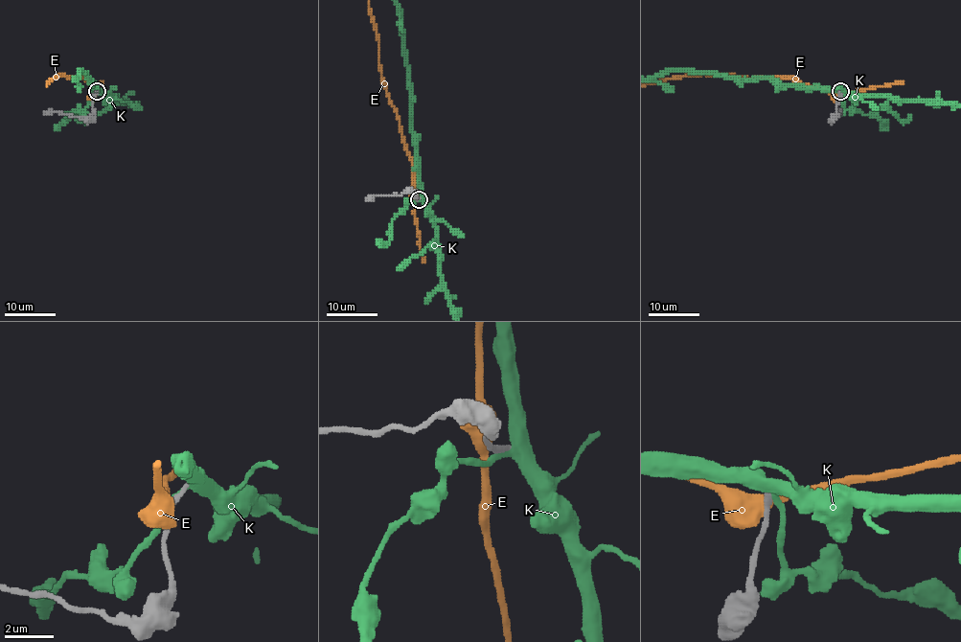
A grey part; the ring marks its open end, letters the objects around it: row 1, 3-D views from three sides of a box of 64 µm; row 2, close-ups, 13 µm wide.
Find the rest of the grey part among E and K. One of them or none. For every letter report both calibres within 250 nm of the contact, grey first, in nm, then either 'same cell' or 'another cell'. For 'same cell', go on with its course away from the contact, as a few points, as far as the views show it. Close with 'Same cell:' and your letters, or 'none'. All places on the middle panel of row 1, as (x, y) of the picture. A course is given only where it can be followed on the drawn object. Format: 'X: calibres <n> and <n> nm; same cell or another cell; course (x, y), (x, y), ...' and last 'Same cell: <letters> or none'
E: calibres 200 and 600 nm; another cell
K: calibres 280 and 280 nm; another cell
Same cell: none

